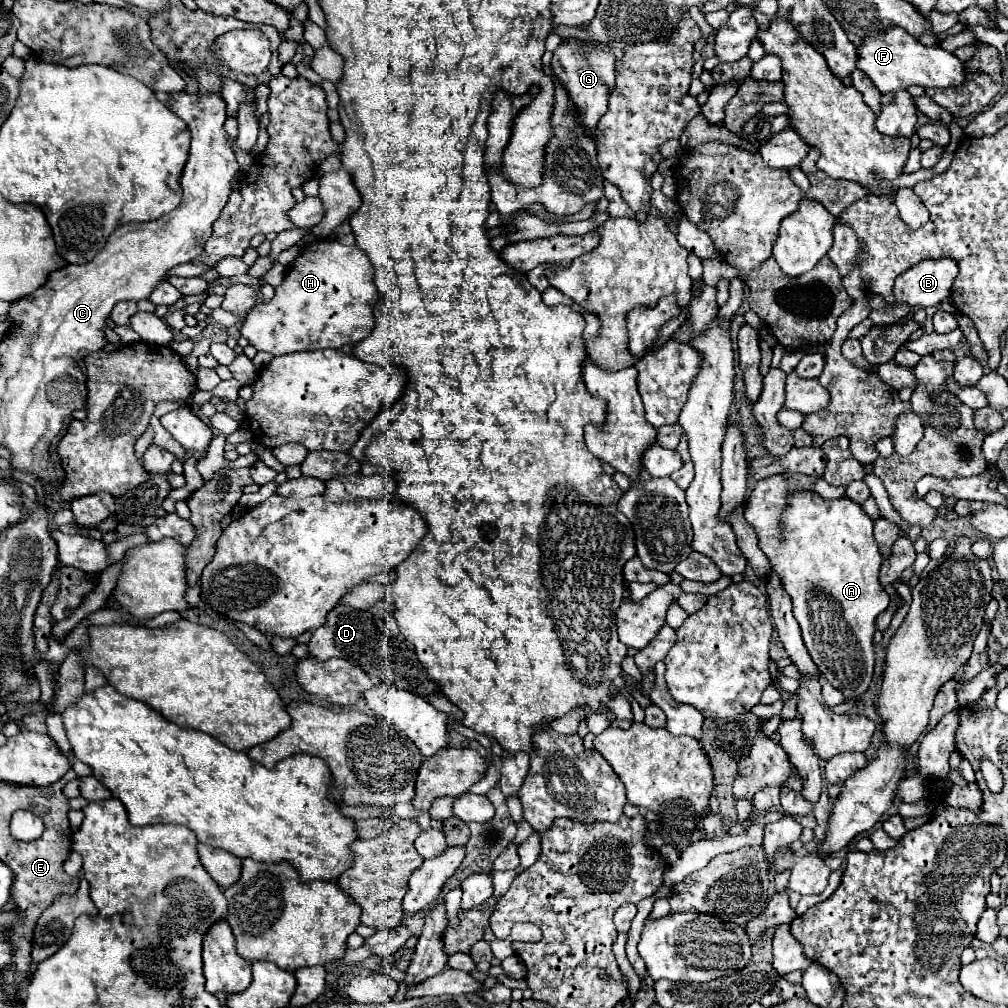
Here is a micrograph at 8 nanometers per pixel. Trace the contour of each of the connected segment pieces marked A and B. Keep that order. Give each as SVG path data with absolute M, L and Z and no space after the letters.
M776 474L756 482L746 502L744 518L756 530L764 554L768 554L774 572L792 598L792 612L802 628L804 644L814 664L834 688L844 692L846 698L858 698L862 692L868 690L874 674L874 620L890 604L888 594L878 582L882 556L872 536L870 516L862 510L860 504L852 502L846 496L828 500L812 490L790 486L784 474Z
M950 258L922 260L922 262L918 262L916 266L908 268L906 272L902 272L902 274L894 280L894 288L892 288L892 294L894 294L894 298L896 298L894 304L888 304L880 294L868 294L868 292L866 292L866 298L868 298L870 308L874 308L874 310L890 308L890 306L902 306L902 304L908 304L908 306L912 306L912 308L936 306L936 304L940 304L942 300L946 300L946 298L950 296L952 280L956 278L956 274L958 274L958 266L956 266L956 262L950 260Z

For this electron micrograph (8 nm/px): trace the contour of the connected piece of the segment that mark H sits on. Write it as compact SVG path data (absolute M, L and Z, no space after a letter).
M334 238L314 240L302 248L284 276L284 282L276 288L274 298L268 304L254 306L244 318L240 334L250 340L258 350L266 350L274 356L318 350L318 348L342 348L344 344L358 344L374 330L374 306L378 302L378 290L374 284L374 266L358 246L344 246Z

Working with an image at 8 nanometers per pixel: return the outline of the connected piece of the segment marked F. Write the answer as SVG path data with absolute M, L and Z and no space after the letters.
M898 26L888 28L888 32L882 36L864 38L862 46L858 48L856 68L860 68L882 94L910 86L952 88L952 86L960 86L966 80L964 64L952 52L946 52L940 46L926 48L912 34L908 34L904 28Z

